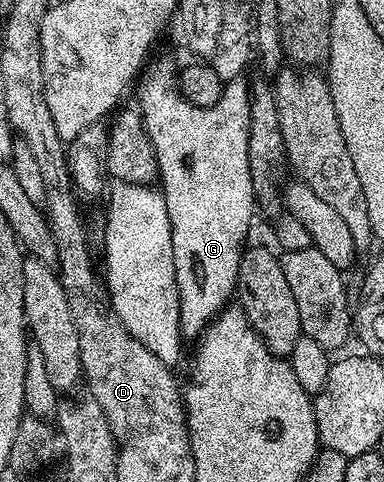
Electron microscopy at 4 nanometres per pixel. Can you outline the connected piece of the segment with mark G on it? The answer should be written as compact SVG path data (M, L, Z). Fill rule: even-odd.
M167 61L150 66L147 82L139 91L137 112L143 121L143 130L155 149L155 162L159 168L158 184L169 211L171 238L173 239L173 267L179 292L179 332L184 338L195 339L228 308L227 301L236 296L239 284L239 260L248 244L251 212L256 212L253 179L247 159L246 135L251 124L252 94L247 94L243 79L224 84L223 94L213 107L199 109L179 94L177 69Z

